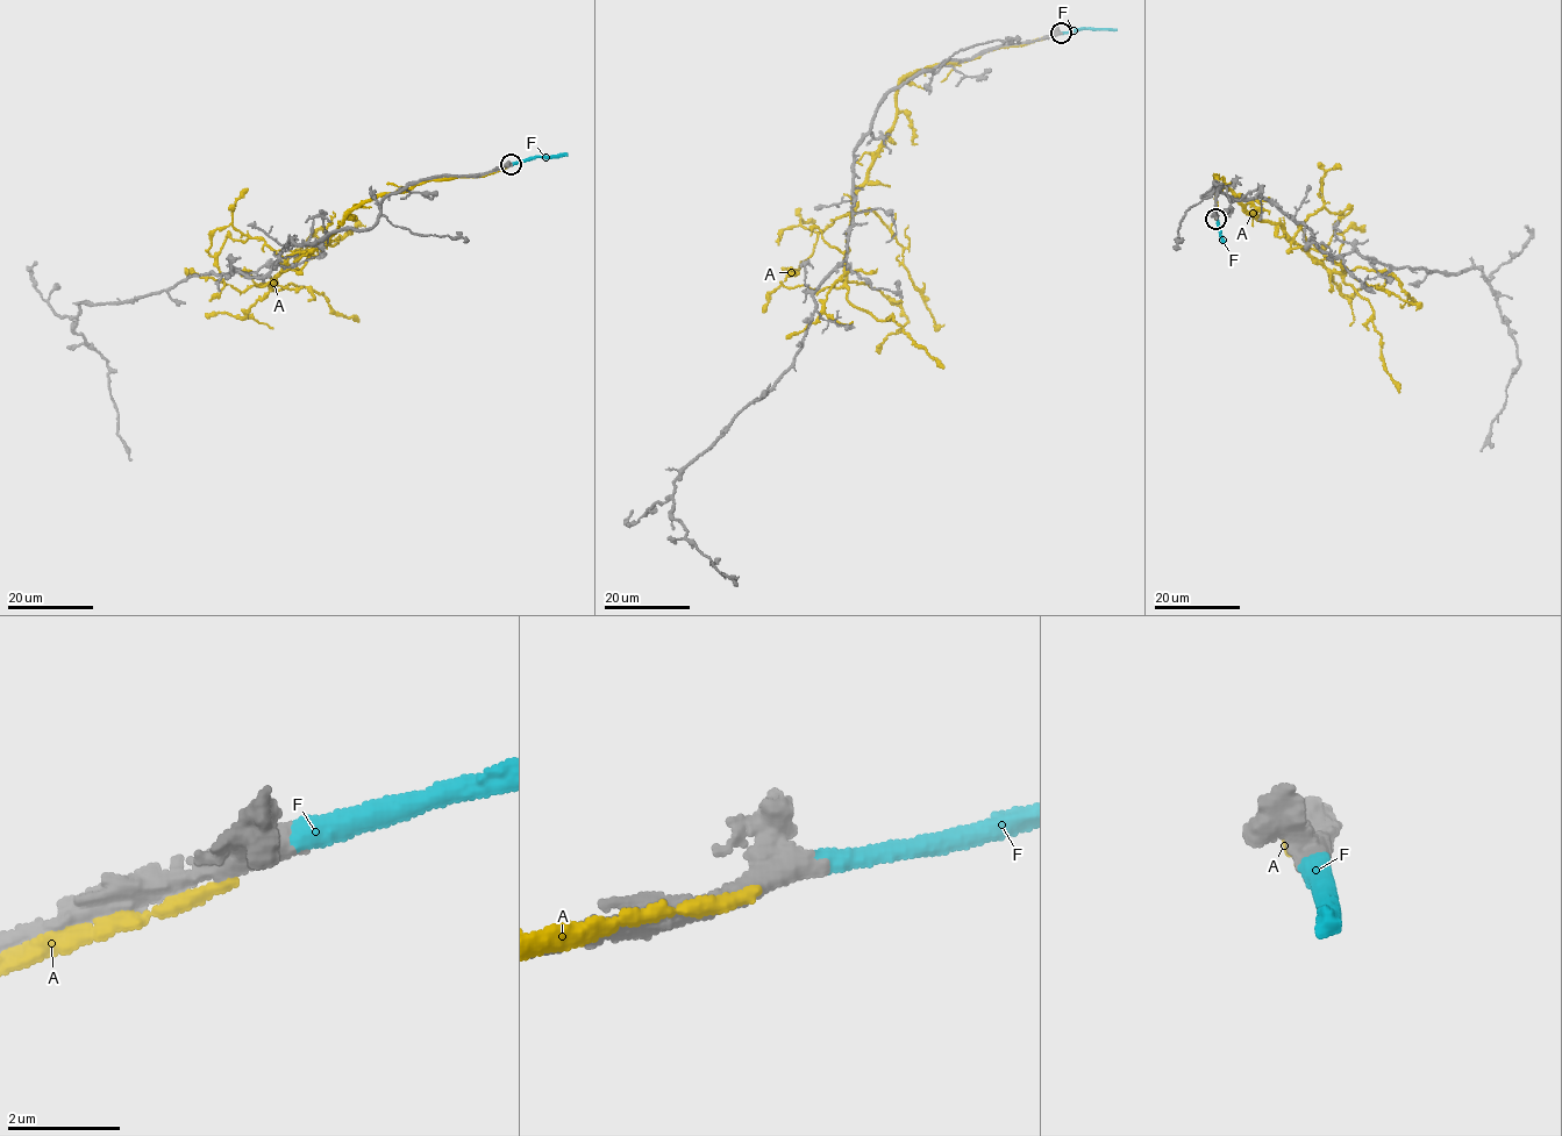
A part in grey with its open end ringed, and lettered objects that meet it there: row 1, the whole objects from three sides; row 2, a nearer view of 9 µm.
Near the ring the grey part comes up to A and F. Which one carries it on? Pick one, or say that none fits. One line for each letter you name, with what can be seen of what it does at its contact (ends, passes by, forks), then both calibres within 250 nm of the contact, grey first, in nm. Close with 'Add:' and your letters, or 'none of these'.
F: It ends there. Thickness 440 nm (grey) against 440 nm
Add: F

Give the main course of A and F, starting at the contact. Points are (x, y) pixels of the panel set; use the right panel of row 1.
A: (1215, 218), (1215, 173), (1243, 211), (1282, 226), (1352, 286), (1373, 311), (1383, 365), (1399, 393)
F: (1217, 218), (1225, 243)

